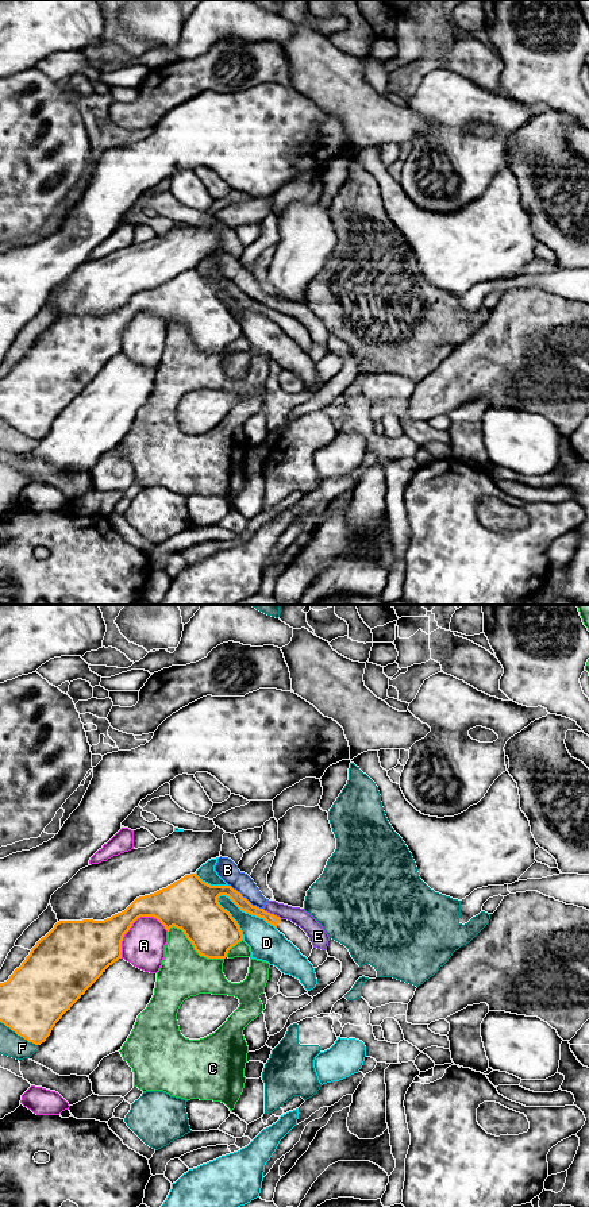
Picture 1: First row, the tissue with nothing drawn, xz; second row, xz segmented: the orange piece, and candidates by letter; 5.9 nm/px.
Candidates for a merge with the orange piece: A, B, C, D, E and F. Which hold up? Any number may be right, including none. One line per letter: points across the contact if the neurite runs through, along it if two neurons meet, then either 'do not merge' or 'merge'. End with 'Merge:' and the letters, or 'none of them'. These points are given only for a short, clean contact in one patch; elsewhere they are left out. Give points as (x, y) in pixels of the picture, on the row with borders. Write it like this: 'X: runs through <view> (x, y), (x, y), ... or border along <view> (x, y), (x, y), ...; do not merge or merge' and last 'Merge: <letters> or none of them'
A: do not merge
B: do not merge
C: do not merge
D: do not merge
E: border along xz (262, 909), (281, 918); do not merge
F: do not merge
Merge: none of them

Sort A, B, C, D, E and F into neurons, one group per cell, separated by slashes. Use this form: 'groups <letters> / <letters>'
groups A / B E / C / D / F

